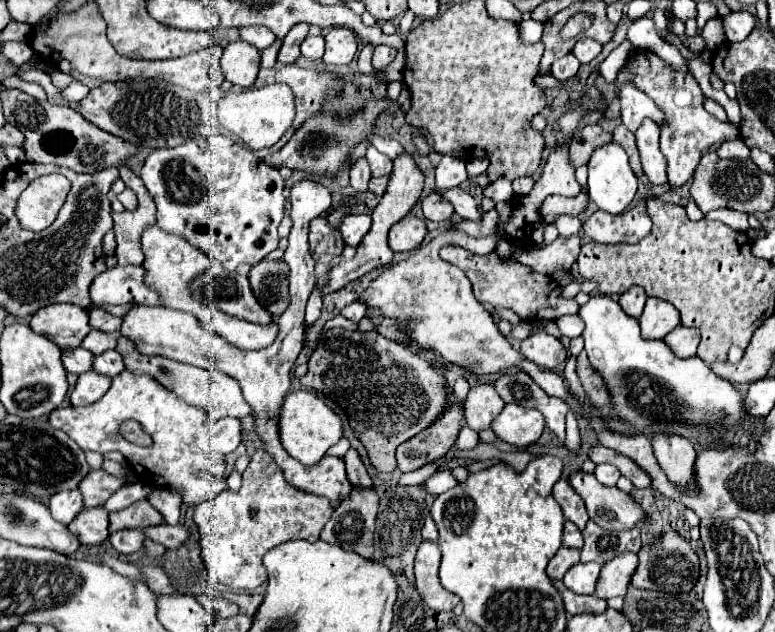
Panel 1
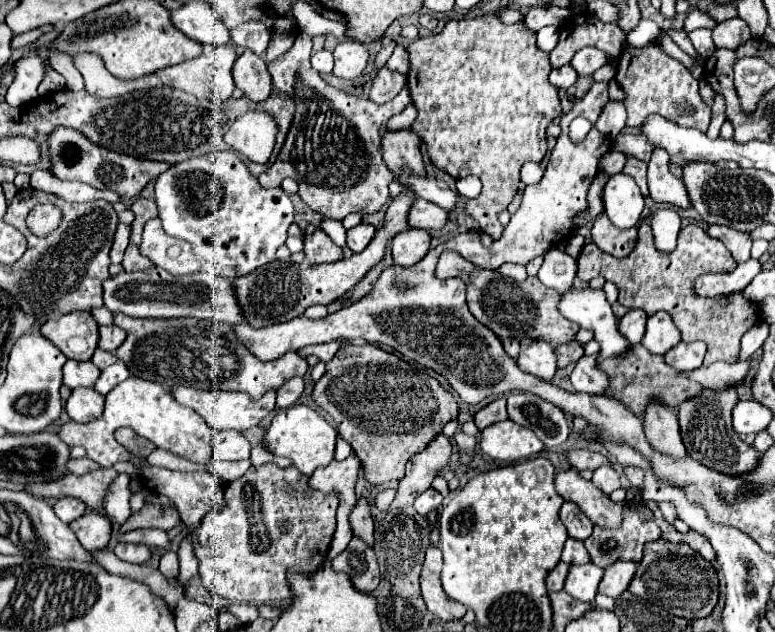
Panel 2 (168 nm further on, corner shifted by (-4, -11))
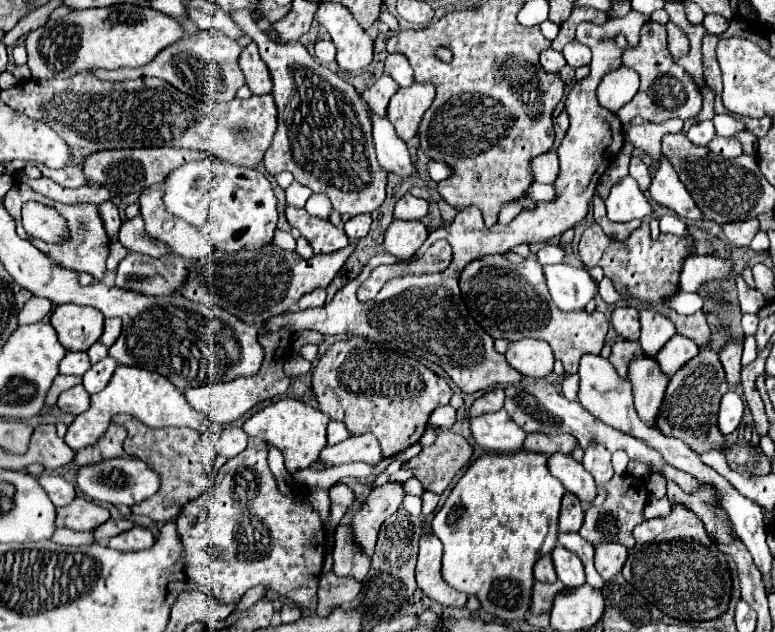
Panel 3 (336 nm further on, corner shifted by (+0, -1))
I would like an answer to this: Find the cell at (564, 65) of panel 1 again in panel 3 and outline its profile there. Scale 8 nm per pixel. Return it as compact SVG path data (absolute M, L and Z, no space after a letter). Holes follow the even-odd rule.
M546 49L546 51L542 51L542 55L540 55L540 65L542 65L548 73L560 73L560 69L566 65L566 61L564 61L562 53L558 53L558 51L554 51L554 49Z

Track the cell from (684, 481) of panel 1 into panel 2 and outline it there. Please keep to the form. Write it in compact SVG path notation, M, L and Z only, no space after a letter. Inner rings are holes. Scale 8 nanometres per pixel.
M662 401L648 403L644 411L644 433L654 449L674 457L686 457L686 447L680 439L676 409L664 405Z

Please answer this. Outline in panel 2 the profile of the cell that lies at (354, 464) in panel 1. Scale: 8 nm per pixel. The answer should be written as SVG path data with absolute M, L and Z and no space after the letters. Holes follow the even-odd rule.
M360 499L348 519L352 535L360 537L368 547L374 545L374 521L370 517L370 509L372 509L372 503L368 503L366 499Z

